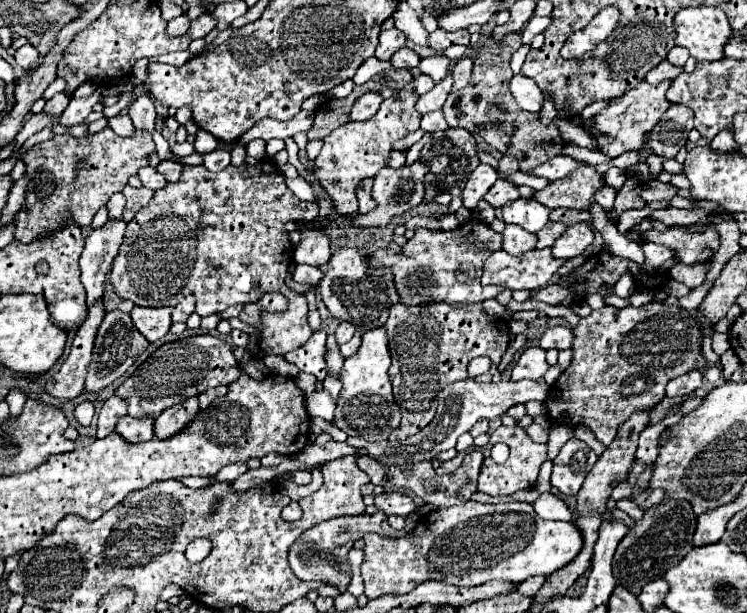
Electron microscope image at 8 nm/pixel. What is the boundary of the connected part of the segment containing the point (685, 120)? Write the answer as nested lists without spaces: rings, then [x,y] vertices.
[[[670,105],[660,117],[656,127],[650,131],[648,143],[640,151],[640,163],[646,163],[650,151],[658,157],[674,159],[676,153],[686,145],[688,133],[694,127],[694,113],[682,105]]]

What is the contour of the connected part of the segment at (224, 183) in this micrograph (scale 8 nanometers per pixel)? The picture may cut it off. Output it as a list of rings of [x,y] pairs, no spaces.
[[[270,159],[256,165],[228,165],[218,173],[210,173],[204,165],[186,165],[180,181],[166,183],[154,193],[146,209],[140,209],[128,223],[122,249],[114,261],[110,283],[120,299],[128,299],[140,307],[174,307],[182,297],[196,297],[196,313],[200,317],[222,313],[230,305],[256,303],[264,293],[282,293],[288,299],[288,309],[282,313],[262,313],[260,349],[264,355],[284,355],[302,347],[312,329],[308,325],[308,301],[304,295],[286,287],[284,277],[294,257],[294,245],[288,239],[284,225],[288,221],[304,223],[318,217],[318,205],[300,201],[284,183],[278,167]]]

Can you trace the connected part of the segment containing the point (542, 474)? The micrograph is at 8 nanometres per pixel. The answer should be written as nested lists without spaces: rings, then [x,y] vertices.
[[[547,460],[544,465],[541,466],[538,479],[535,484],[535,488],[539,493],[549,492],[552,485],[550,477],[552,473],[553,465],[551,460]]]

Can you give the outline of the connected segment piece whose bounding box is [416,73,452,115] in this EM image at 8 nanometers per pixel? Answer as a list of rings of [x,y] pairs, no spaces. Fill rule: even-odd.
[[[448,73],[448,77],[446,77],[444,81],[440,81],[440,83],[434,85],[428,93],[424,93],[424,95],[418,97],[418,101],[416,101],[418,113],[424,115],[424,113],[430,113],[430,111],[442,109],[446,97],[448,97],[448,93],[450,93],[450,89],[452,89],[452,77],[450,77],[450,73]]]

